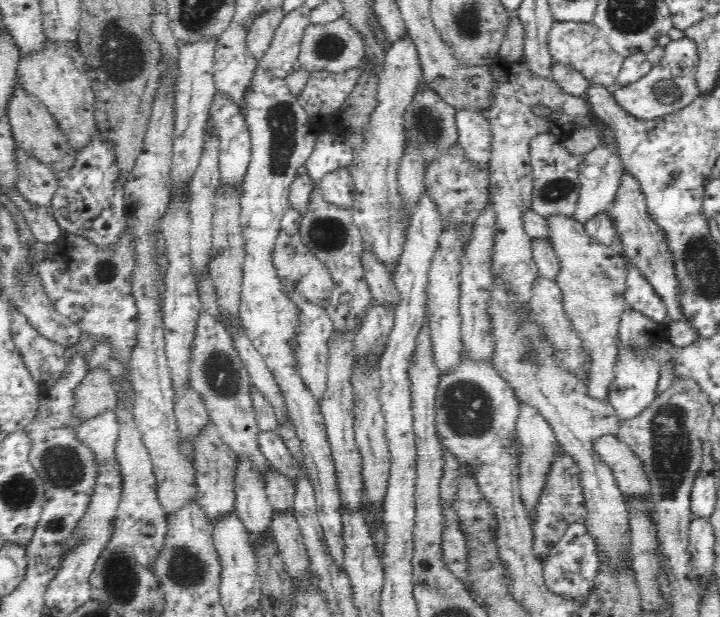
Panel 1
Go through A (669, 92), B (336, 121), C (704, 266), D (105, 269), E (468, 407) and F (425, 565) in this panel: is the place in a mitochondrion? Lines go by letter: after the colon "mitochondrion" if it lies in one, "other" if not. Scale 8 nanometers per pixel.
A: mitochondrion
B: other
C: mitochondrion
D: mitochondrion
E: mitochondrion
F: other

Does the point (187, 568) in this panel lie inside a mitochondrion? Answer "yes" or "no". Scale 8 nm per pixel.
yes

